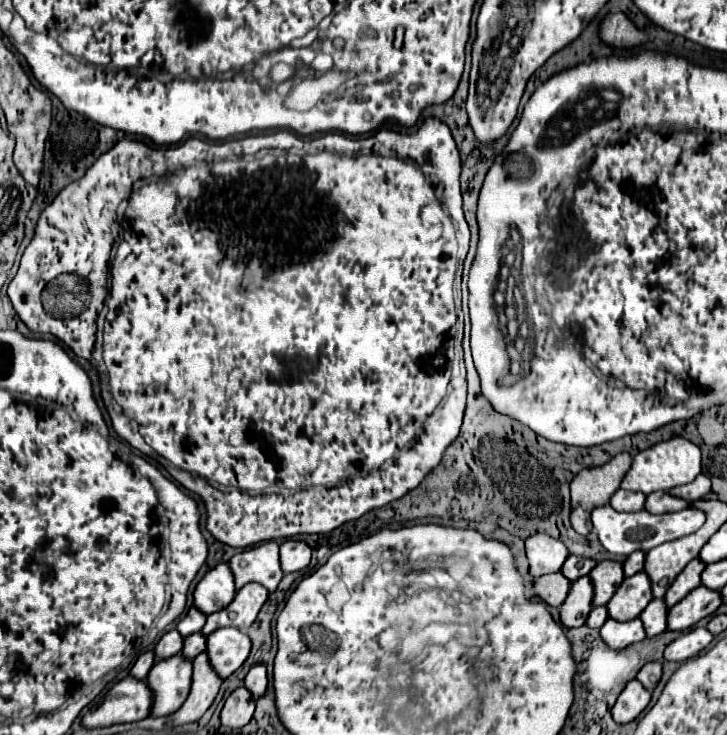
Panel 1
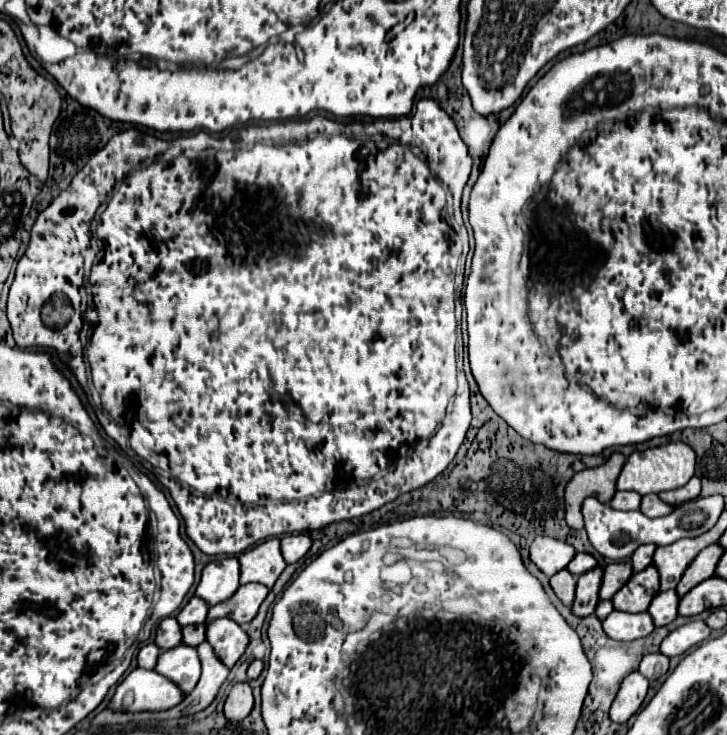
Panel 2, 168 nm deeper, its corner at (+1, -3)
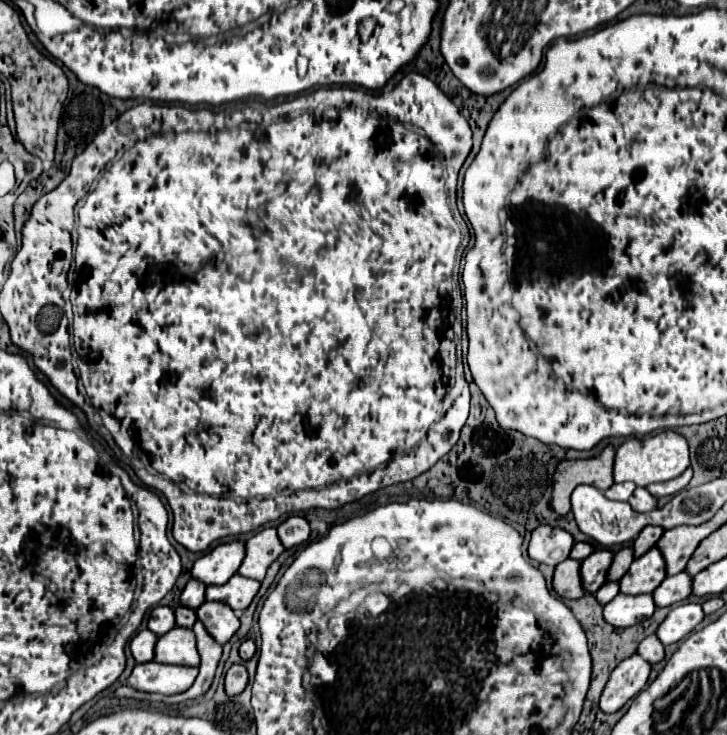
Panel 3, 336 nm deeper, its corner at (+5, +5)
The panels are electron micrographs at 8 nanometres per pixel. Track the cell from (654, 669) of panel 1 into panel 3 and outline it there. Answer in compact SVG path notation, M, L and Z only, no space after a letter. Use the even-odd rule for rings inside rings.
M648 636L648 638L644 638L642 642L640 642L640 646L638 646L638 654L644 658L644 660L648 660L650 664L656 664L656 662L660 662L662 658L664 658L664 646L662 646L662 642L658 640L658 636Z

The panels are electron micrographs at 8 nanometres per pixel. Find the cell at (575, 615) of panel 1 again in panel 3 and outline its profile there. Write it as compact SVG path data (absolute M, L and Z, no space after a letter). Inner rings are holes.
M596 550L592 552L586 560L582 560L582 584L586 592L594 594L604 582L606 582L606 572L612 564L612 550Z

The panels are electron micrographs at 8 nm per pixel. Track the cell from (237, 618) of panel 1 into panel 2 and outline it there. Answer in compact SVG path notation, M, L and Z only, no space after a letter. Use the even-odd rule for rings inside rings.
M244 584L236 590L236 594L224 604L216 604L208 610L208 618L204 624L216 618L232 618L240 626L248 624L256 614L264 598L268 596L268 588L262 584Z

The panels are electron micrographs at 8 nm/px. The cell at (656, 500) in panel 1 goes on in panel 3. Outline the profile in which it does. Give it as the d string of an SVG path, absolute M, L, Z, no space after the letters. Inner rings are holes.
M636 488L634 494L630 496L628 504L632 506L632 510L636 512L650 512L656 508L656 498L646 490L646 488Z

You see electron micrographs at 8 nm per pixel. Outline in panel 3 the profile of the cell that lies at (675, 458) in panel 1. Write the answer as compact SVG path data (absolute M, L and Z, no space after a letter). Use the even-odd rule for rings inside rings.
M664 430L646 440L630 438L616 450L614 482L634 482L636 486L648 486L654 482L666 482L680 476L690 466L688 442L674 430Z

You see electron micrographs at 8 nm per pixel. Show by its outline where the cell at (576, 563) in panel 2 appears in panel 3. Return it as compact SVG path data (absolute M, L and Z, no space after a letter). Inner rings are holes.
M576 542L574 548L572 548L572 552L570 552L570 556L582 562L582 560L584 560L588 554L592 554L592 552L594 552L594 546L592 546L590 542Z

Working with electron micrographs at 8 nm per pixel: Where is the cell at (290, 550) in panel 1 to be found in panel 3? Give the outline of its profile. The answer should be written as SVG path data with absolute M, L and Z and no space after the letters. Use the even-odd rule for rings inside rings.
M290 516L282 524L278 524L278 536L284 544L284 548L292 548L296 544L302 544L310 536L308 520L302 516Z

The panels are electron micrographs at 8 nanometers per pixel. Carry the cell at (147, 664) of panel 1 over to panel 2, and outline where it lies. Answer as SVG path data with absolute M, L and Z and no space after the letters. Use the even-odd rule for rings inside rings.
M146 644L138 654L138 666L144 670L154 670L158 654L160 654L160 650L156 648L156 644Z

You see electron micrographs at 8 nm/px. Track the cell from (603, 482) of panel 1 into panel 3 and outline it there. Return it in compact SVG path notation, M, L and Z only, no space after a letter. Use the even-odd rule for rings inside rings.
M606 446L600 456L588 460L562 460L552 476L552 508L564 516L570 512L570 494L578 484L608 490L612 480L614 446Z

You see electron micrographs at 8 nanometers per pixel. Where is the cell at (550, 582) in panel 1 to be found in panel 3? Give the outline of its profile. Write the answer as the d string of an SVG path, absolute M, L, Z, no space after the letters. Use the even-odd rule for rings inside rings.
M572 558L560 562L556 566L552 586L562 598L582 598L586 594L586 590L582 586L582 578L580 578L580 562L572 560Z

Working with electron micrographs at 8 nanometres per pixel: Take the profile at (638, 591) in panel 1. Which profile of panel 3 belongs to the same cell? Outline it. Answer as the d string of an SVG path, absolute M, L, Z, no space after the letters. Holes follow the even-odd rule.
M658 546L636 558L620 580L622 594L650 594L666 578L666 562Z

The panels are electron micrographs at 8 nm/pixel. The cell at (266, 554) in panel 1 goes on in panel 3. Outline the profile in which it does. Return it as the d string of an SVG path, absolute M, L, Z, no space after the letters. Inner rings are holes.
M268 526L258 530L246 542L246 558L238 570L238 574L262 582L268 566L284 552L284 546L276 534L276 528Z

